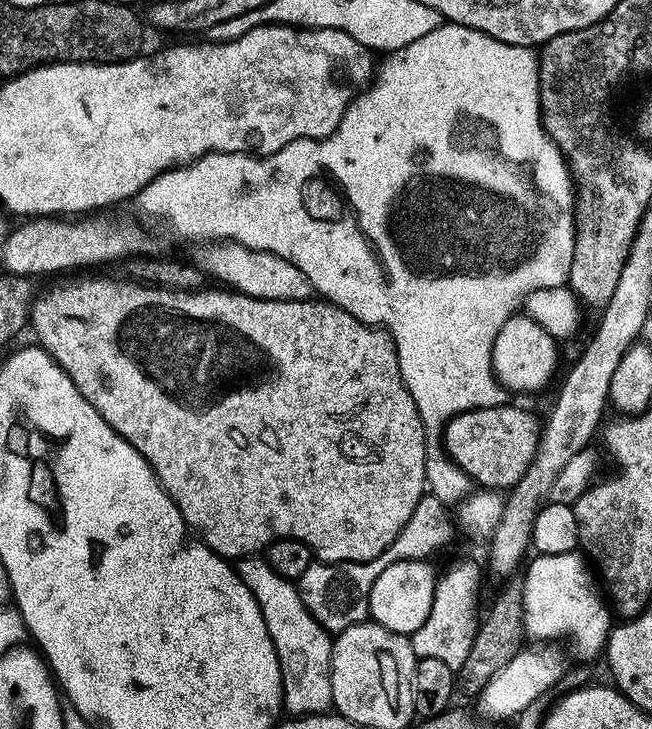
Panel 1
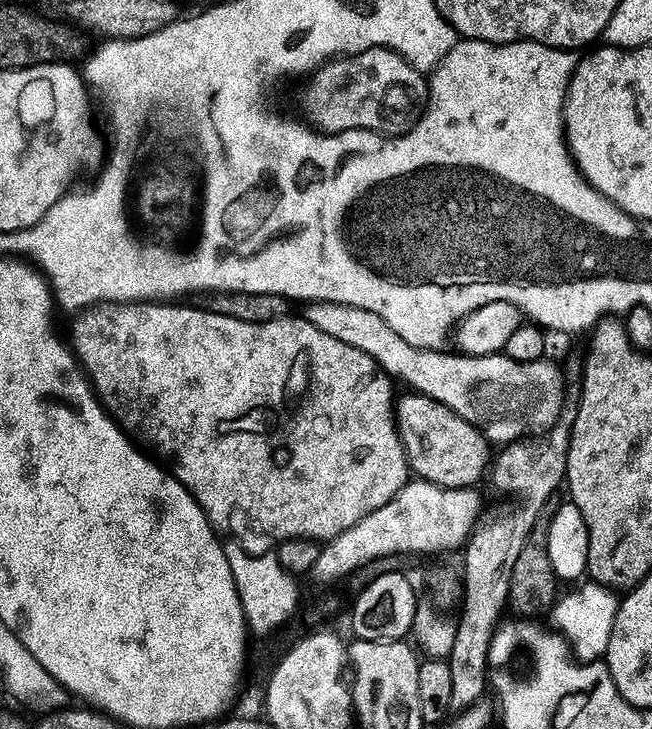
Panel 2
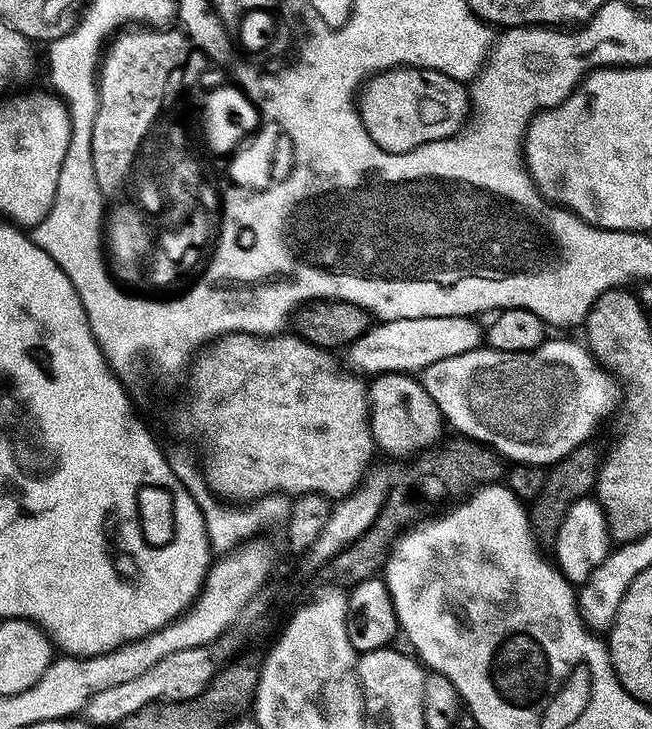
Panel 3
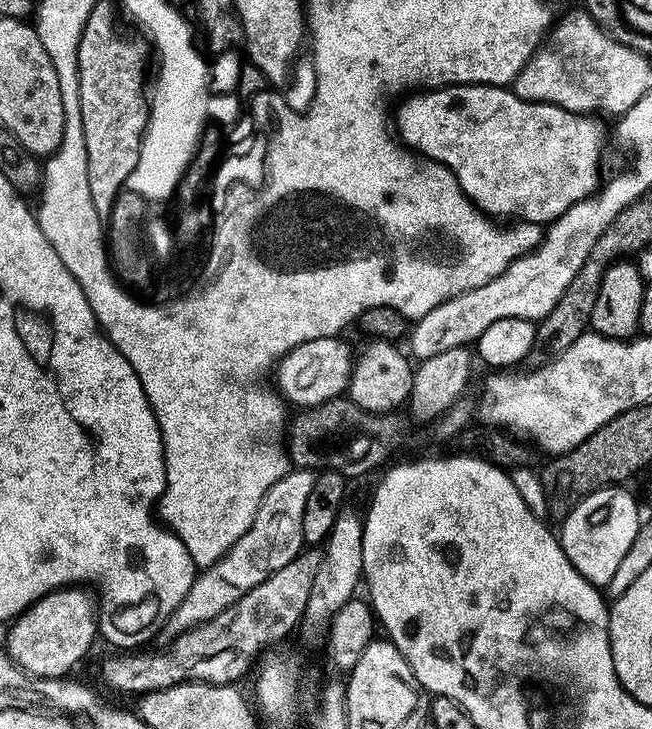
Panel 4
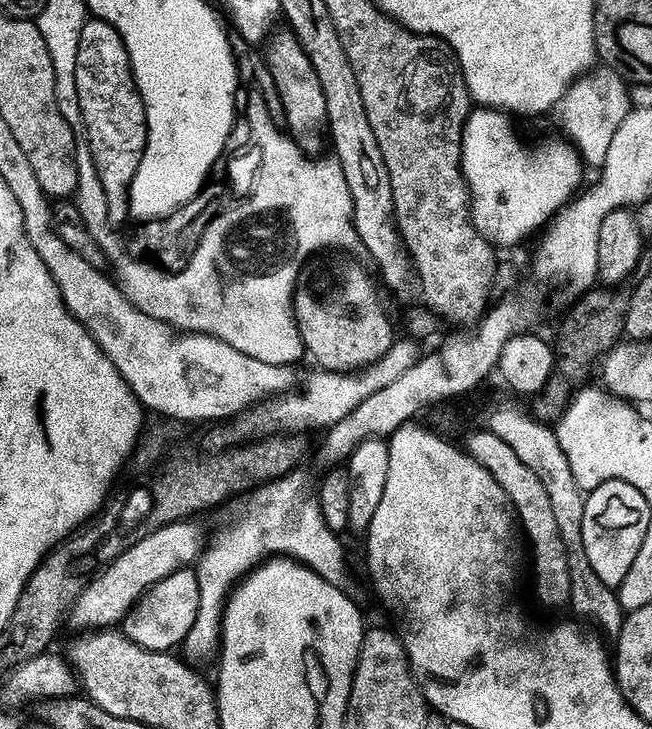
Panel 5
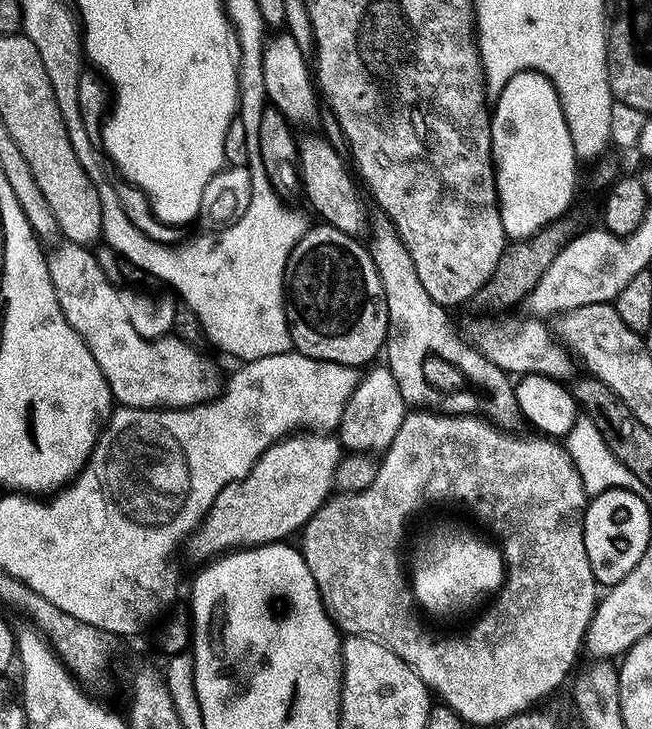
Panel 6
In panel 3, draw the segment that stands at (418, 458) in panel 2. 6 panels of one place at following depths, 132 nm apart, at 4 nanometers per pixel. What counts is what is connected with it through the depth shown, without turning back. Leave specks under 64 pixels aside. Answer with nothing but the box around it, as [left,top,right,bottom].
[368,372,446,458]

